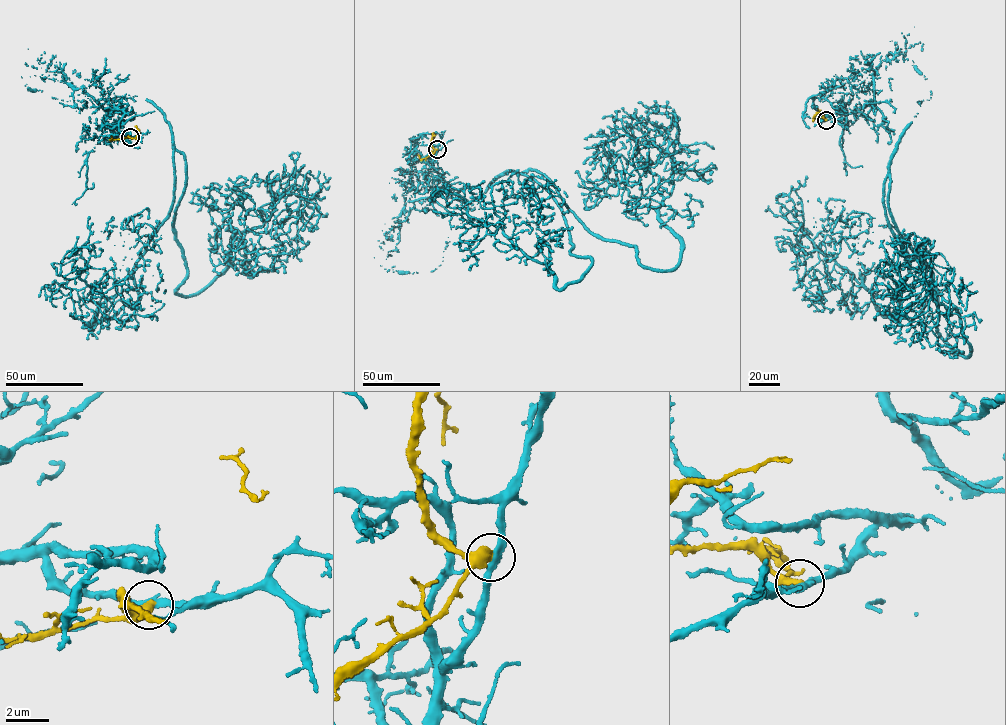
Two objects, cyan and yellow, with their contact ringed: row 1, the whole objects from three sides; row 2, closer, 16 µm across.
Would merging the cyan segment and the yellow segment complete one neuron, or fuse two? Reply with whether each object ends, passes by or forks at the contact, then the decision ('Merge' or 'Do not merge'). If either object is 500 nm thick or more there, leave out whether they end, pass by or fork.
Do not merge

